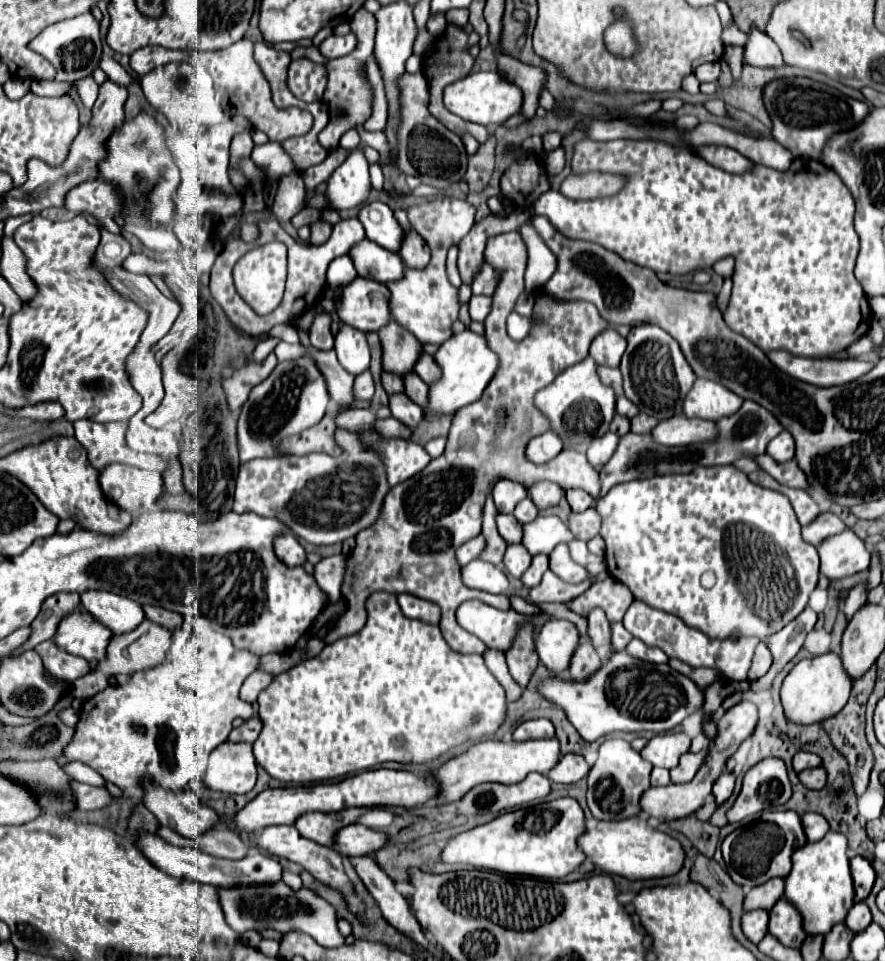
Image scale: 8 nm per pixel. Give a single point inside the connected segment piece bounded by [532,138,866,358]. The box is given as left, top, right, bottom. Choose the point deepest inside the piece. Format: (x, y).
(792, 233)

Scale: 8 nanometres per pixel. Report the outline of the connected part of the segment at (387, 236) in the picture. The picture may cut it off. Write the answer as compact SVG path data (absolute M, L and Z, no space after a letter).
M384 202L366 204L360 210L358 220L362 222L368 240L376 242L378 246L382 246L390 252L400 250L406 230L398 224L398 220L394 218L394 212L390 210L388 204L384 204Z

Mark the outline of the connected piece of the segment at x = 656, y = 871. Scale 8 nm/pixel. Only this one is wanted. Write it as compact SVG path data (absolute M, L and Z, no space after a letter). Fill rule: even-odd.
M632 816L618 822L600 820L596 828L586 830L578 838L578 848L594 862L596 868L608 874L620 874L630 880L672 876L682 868L684 862L684 850L680 842L664 832L648 828L644 816Z

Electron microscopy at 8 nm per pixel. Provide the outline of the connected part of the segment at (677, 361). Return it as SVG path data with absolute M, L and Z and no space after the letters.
M642 324L628 334L628 348L622 356L620 370L624 376L624 394L632 400L640 412L666 420L682 412L682 400L696 380L690 364L686 362L678 342L660 326Z

